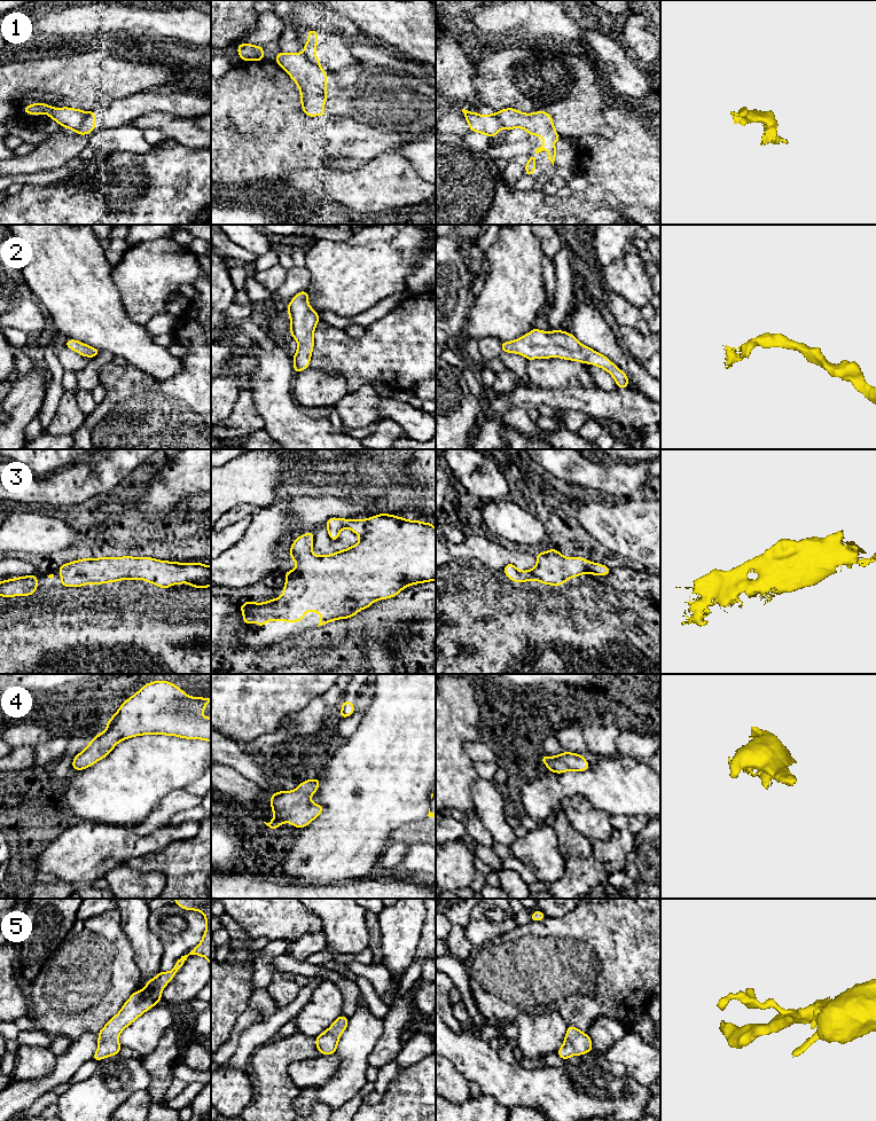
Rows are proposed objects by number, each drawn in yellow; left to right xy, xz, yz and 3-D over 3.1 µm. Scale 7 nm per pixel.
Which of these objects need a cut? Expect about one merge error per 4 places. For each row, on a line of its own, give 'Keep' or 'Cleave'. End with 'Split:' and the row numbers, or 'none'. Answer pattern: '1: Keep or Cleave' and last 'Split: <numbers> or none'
1: Cleave
2: Keep
3: Keep
4: Keep
5: Keep
Split: 1

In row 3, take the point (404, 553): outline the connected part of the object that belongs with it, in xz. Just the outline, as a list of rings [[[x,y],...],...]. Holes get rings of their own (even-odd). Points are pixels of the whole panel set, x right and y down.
[[[384,512],[358,520],[333,517],[326,522],[326,527],[334,542],[343,528],[358,534],[360,541],[331,555],[315,556],[312,552],[314,533],[298,536],[290,547],[296,569],[283,571],[287,579],[282,596],[264,603],[244,602],[240,610],[245,625],[257,622],[263,628],[266,621],[298,622],[304,620],[305,612],[318,611],[321,616],[319,627],[337,619],[349,619],[375,601],[396,597],[410,585],[436,580],[436,527],[431,523]]]

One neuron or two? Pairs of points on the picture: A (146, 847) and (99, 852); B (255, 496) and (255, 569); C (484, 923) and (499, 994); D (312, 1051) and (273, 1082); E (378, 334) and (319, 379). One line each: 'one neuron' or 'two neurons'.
A: one neuron
B: two neurons
C: two neurons
D: one neuron
E: two neurons

